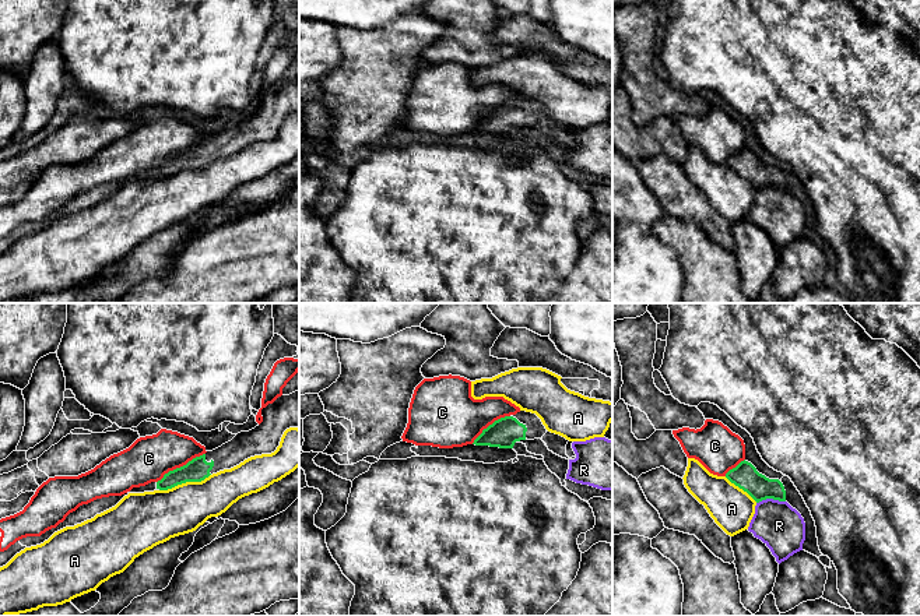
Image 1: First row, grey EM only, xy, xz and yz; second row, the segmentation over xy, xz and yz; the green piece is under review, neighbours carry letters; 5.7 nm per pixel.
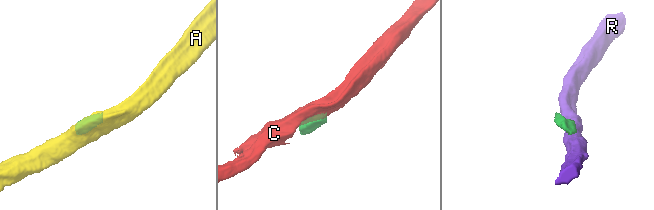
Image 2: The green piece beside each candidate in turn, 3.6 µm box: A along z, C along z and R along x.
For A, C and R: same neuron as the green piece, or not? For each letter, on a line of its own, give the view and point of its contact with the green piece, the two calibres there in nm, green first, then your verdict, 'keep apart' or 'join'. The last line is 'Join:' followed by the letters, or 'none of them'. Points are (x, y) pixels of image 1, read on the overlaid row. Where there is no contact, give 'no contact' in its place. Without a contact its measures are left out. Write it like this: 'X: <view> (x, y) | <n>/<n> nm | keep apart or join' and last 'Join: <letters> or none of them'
A: xy (185, 482) | 140/300 nm | keep apart
C: xy (181, 467) | 140/260 nm | keep apart
R: yz (771, 497) | 150/260 nm | keep apart
Join: none of them

